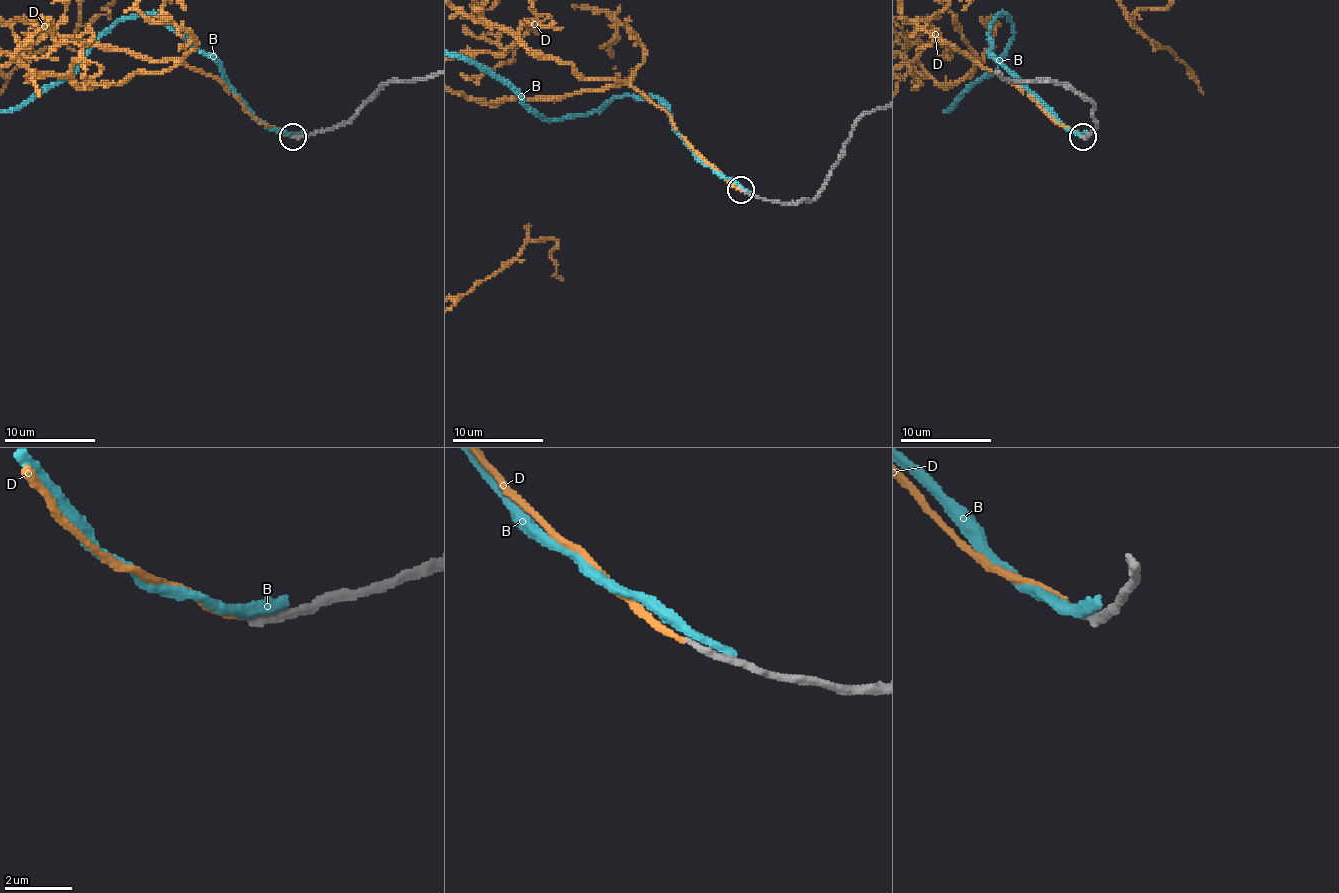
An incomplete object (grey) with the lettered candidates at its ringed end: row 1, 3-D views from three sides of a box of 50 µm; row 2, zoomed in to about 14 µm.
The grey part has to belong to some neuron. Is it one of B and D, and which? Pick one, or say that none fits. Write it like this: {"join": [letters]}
{"join": []}

